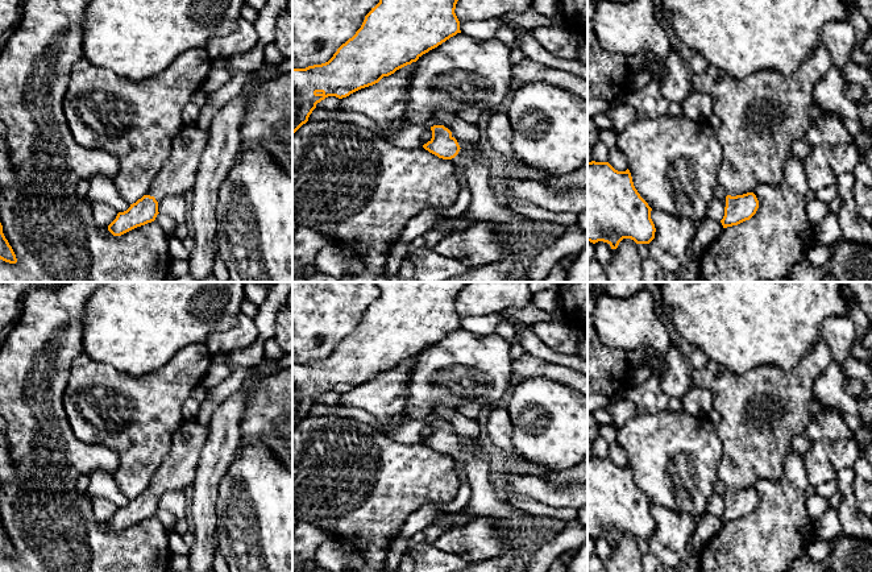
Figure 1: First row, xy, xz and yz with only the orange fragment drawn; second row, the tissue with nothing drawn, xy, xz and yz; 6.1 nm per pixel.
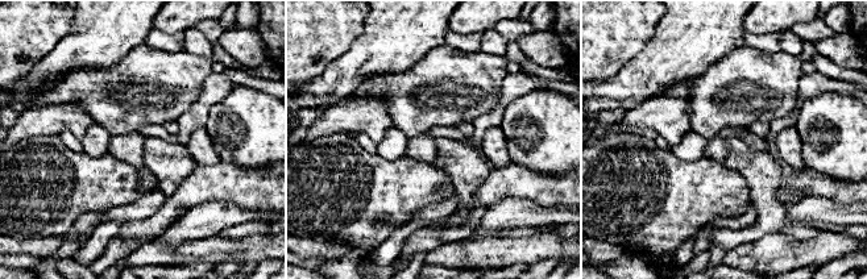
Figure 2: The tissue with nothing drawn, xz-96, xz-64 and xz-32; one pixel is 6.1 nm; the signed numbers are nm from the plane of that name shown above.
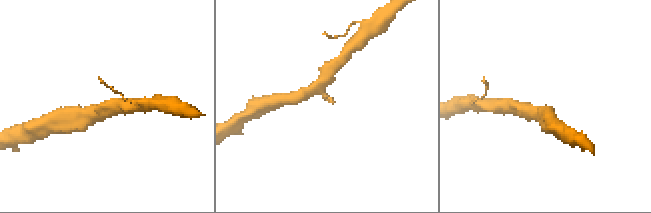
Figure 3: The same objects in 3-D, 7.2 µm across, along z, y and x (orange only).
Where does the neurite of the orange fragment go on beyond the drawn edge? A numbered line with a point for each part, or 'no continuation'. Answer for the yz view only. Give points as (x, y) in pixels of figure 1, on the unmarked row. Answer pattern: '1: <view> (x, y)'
no continuation

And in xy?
1: xy (177, 472)

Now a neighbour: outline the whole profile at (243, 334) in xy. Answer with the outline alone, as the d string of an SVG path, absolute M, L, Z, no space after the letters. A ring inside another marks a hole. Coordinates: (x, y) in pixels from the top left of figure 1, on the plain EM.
M240 312L236 323L227 331L213 332L205 345L212 356L229 353L236 349L250 347L258 337L258 329L254 320Z

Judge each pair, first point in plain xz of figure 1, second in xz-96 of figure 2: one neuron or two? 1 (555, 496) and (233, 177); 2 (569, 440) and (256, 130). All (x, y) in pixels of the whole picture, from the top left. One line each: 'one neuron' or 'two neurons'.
1: two neurons
2: one neuron

